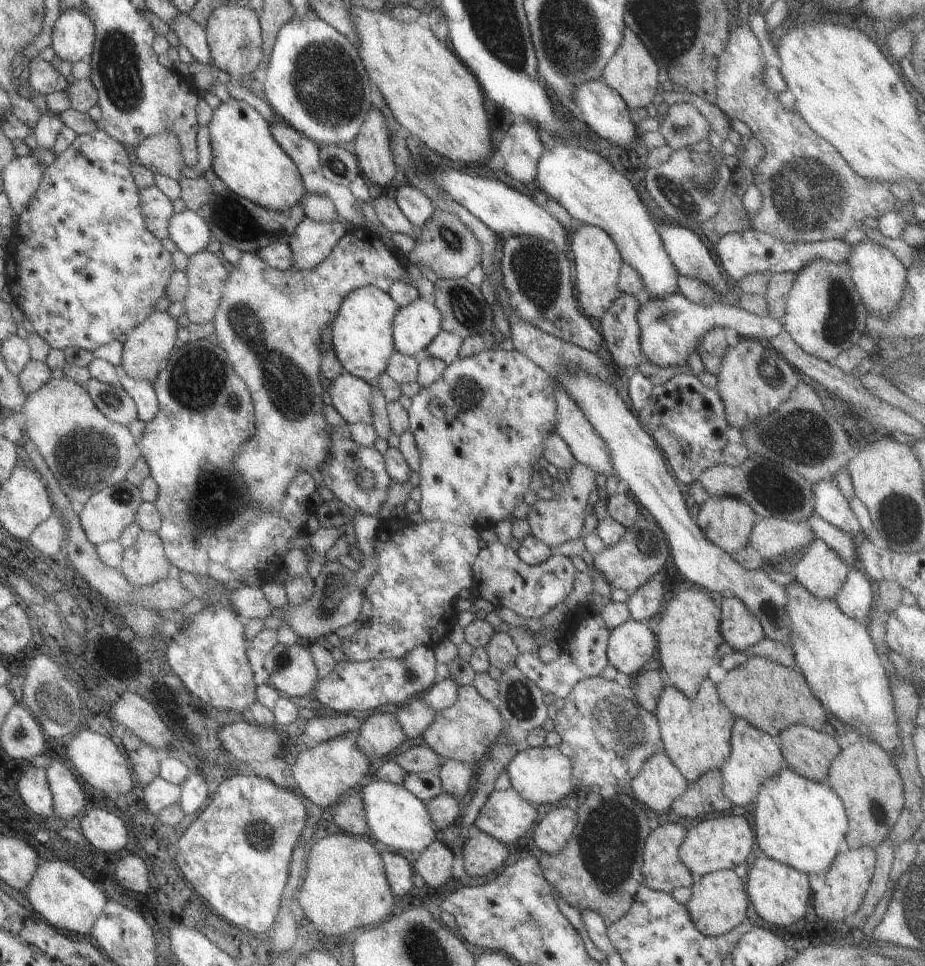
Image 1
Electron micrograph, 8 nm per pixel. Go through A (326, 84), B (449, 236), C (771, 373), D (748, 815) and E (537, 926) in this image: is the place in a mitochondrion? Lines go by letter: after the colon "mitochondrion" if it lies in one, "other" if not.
A: mitochondrion
B: mitochondrion
C: mitochondrion
D: other
E: mitochondrion

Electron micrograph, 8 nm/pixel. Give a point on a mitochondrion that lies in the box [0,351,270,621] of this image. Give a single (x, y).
(83, 458)

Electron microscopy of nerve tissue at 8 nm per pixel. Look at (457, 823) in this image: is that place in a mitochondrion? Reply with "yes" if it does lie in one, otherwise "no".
no

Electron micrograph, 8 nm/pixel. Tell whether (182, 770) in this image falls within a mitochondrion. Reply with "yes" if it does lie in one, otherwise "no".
no

